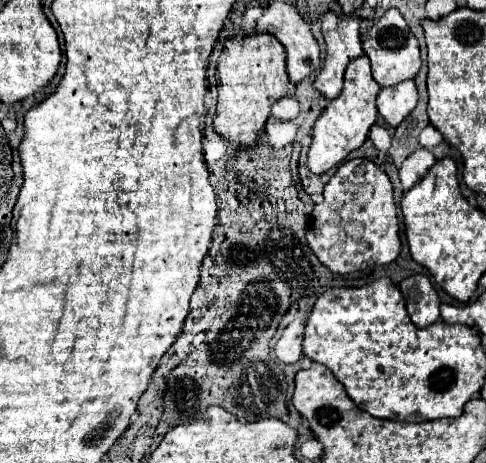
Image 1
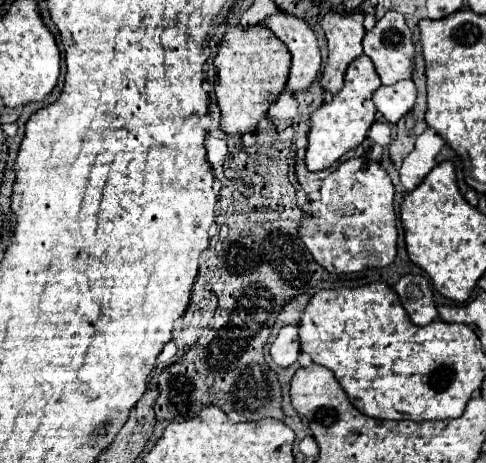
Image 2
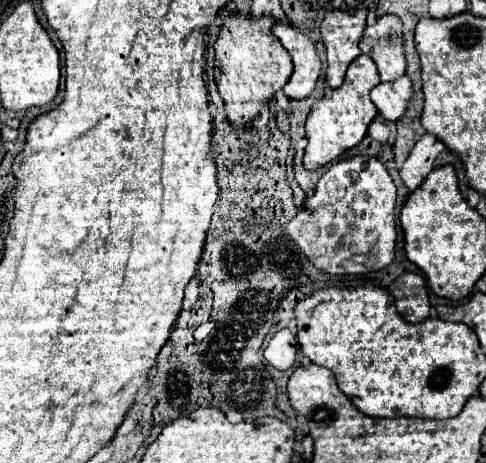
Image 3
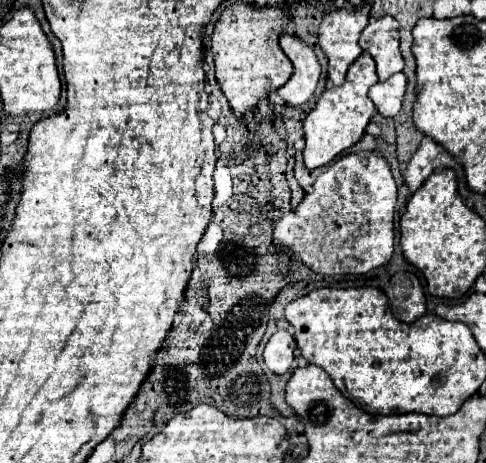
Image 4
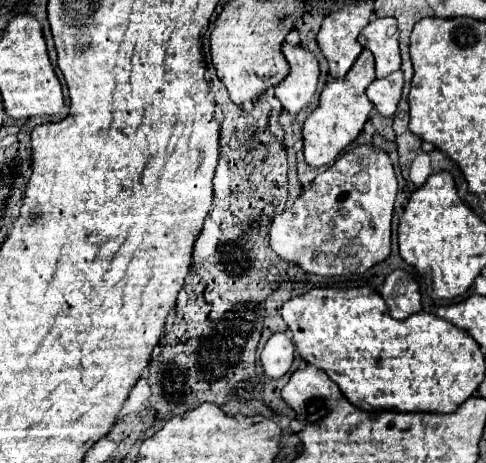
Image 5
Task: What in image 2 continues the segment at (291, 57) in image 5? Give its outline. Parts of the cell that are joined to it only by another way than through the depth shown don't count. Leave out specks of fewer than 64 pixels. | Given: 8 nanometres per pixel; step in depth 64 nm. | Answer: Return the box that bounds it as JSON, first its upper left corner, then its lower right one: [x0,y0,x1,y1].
[264,12,320,94]

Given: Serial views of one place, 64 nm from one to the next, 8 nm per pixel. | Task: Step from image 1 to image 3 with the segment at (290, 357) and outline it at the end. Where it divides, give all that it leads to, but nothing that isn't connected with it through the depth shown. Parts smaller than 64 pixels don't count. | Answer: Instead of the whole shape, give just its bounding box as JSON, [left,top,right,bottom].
[264,328,298,370]

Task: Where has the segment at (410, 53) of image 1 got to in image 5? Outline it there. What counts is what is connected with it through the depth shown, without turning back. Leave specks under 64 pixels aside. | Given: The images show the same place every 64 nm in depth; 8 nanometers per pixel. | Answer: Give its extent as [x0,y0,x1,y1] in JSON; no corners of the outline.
[358,18,400,78]

